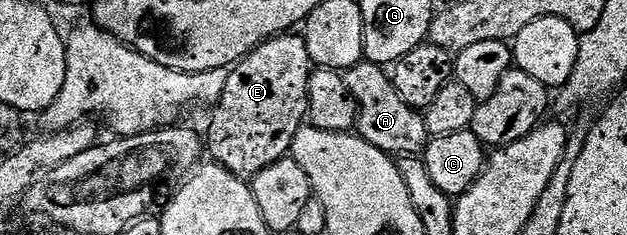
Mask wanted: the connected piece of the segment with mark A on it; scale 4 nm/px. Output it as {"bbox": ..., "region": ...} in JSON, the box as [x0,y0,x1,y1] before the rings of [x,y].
{"bbox":[343,60,430,156],"region":[[[362,60],[357,66],[343,71],[343,75],[346,88],[350,88],[350,96],[356,101],[359,137],[389,156],[423,155],[430,141],[425,115],[410,109],[402,96],[398,96],[389,71],[375,62]]]}

